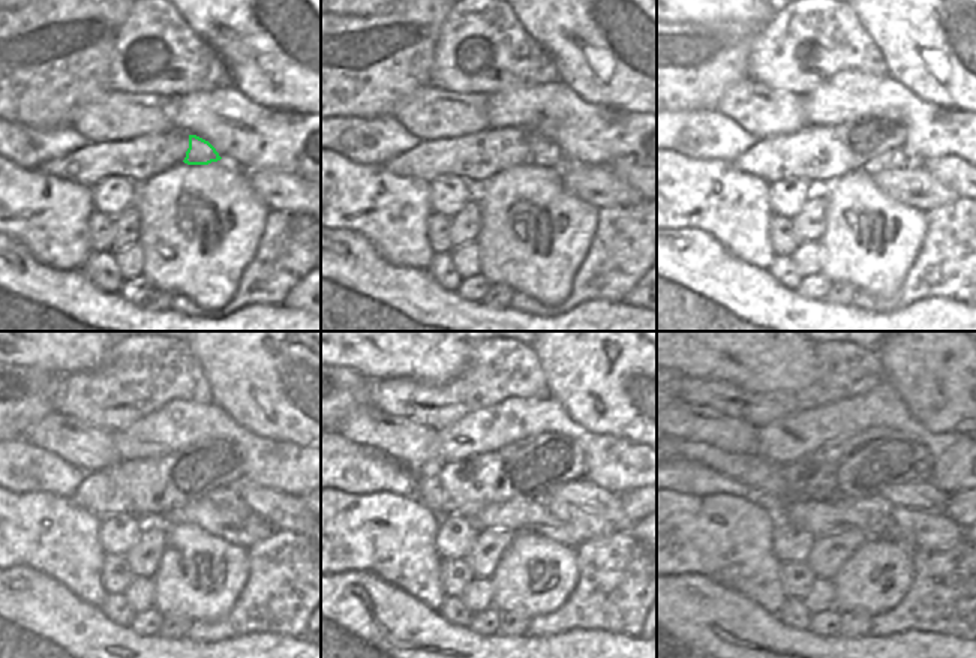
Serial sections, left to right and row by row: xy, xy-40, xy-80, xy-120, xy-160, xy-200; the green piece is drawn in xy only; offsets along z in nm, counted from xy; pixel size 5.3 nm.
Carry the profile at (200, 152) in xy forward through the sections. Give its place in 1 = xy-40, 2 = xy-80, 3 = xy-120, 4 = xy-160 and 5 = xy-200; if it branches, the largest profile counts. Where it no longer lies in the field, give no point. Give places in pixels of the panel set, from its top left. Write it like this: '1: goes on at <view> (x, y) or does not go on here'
1: goes on at xy-40 (543, 153)
2: goes on at xy-80 (891, 158)
3: goes on at xy-120 (225, 496)
4: goes on at xy-160 (589, 526)
5: goes on at xy-200 (928, 531)

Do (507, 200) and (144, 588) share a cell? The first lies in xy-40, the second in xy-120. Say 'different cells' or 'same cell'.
different cells

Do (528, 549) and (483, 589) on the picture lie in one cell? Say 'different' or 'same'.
different

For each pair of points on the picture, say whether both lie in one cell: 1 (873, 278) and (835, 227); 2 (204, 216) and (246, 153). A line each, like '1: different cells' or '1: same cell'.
1: same cell
2: different cells

